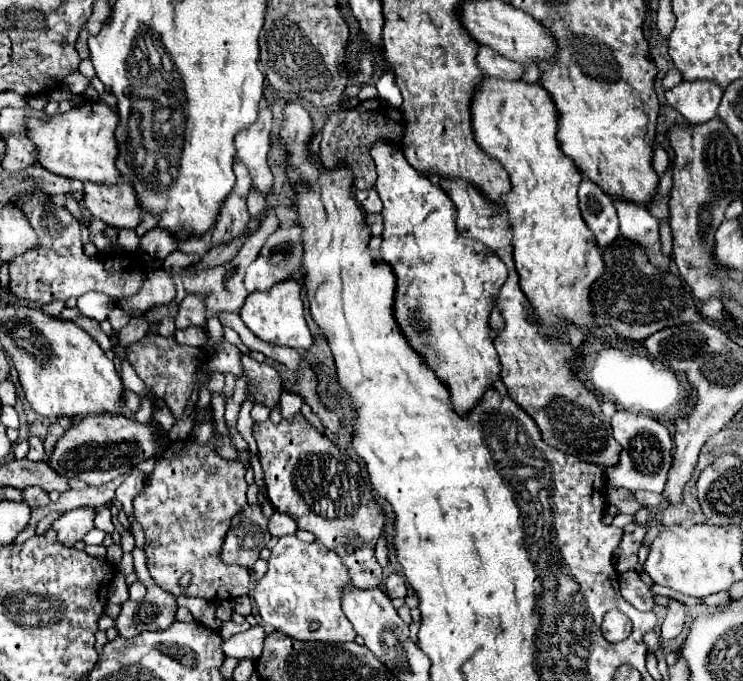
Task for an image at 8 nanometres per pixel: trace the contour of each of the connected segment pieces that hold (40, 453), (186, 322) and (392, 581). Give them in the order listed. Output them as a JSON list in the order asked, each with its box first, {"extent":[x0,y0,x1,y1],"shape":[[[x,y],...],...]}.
[{"extent":[28,436,44,462],"shape":[[[32,436],[30,440],[30,450],[28,450],[28,460],[36,460],[36,462],[40,462],[40,460],[44,460],[44,444],[42,444],[42,440],[40,438],[36,438],[36,436]]]},{"extent":[174,294,206,328],"shape":[[[188,294],[180,304],[178,304],[178,314],[174,318],[176,328],[188,328],[188,326],[202,326],[206,322],[204,314],[204,300],[198,294]]]},{"extent":[384,574,406,598],"shape":[[[390,574],[384,582],[384,588],[390,598],[404,598],[406,596],[406,580],[400,574]]]}]

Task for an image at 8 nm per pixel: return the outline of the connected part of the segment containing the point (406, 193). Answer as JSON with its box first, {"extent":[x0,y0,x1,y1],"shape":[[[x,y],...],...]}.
{"extent":[370,140,508,414],"shape":[[[378,140],[372,146],[370,156],[378,172],[376,190],[380,194],[380,200],[384,202],[382,208],[384,242],[378,260],[388,262],[396,274],[396,298],[394,298],[396,322],[404,332],[404,336],[408,338],[410,346],[426,358],[428,366],[448,386],[452,394],[454,410],[458,414],[466,414],[468,410],[472,410],[472,406],[476,406],[484,390],[492,388],[494,380],[500,376],[500,360],[492,344],[488,314],[494,308],[494,296],[498,288],[504,284],[508,270],[490,248],[458,234],[454,224],[456,206],[452,204],[450,196],[438,184],[432,184],[426,176],[416,172],[406,162],[396,142]]]}

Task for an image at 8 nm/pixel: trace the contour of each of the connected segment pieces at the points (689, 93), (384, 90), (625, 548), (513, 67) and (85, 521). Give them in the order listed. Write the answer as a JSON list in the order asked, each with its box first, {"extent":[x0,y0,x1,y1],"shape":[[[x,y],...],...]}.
[{"extent":[666,80,722,124],"shape":[[[710,80],[680,82],[678,86],[666,90],[666,100],[676,108],[688,122],[702,124],[716,116],[716,108],[722,98],[722,88]]]},{"extent":[376,72,402,108],"shape":[[[386,72],[386,74],[376,82],[376,88],[378,88],[380,96],[382,96],[388,104],[392,104],[392,106],[396,106],[396,108],[402,104],[402,96],[400,96],[400,90],[396,88],[396,80],[394,80],[392,72]]]},{"extent":[614,526,648,574],"shape":[[[638,526],[634,532],[624,534],[622,542],[614,551],[614,565],[620,574],[628,570],[635,570],[640,544],[642,544],[646,532],[648,532],[646,526]]]},{"extent":[476,44,524,80],"shape":[[[478,44],[478,54],[476,54],[476,62],[482,70],[484,76],[494,76],[494,78],[504,78],[504,80],[518,80],[522,78],[524,68],[504,56],[498,56],[496,50]]]},{"extent":[52,508,96,547],"shape":[[[76,508],[76,510],[64,512],[52,524],[52,528],[56,530],[58,541],[73,547],[94,528],[94,516],[96,516],[96,512],[92,508]]]}]

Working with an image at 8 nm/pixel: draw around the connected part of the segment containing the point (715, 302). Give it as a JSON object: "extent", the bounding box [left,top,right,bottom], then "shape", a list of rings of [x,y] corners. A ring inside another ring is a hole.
{"extent":[700,296,724,320],"shape":[[[712,296],[708,302],[704,302],[704,306],[700,308],[700,312],[708,318],[714,318],[714,320],[720,320],[720,312],[724,312],[724,304],[722,304],[722,298],[718,296]]]}

